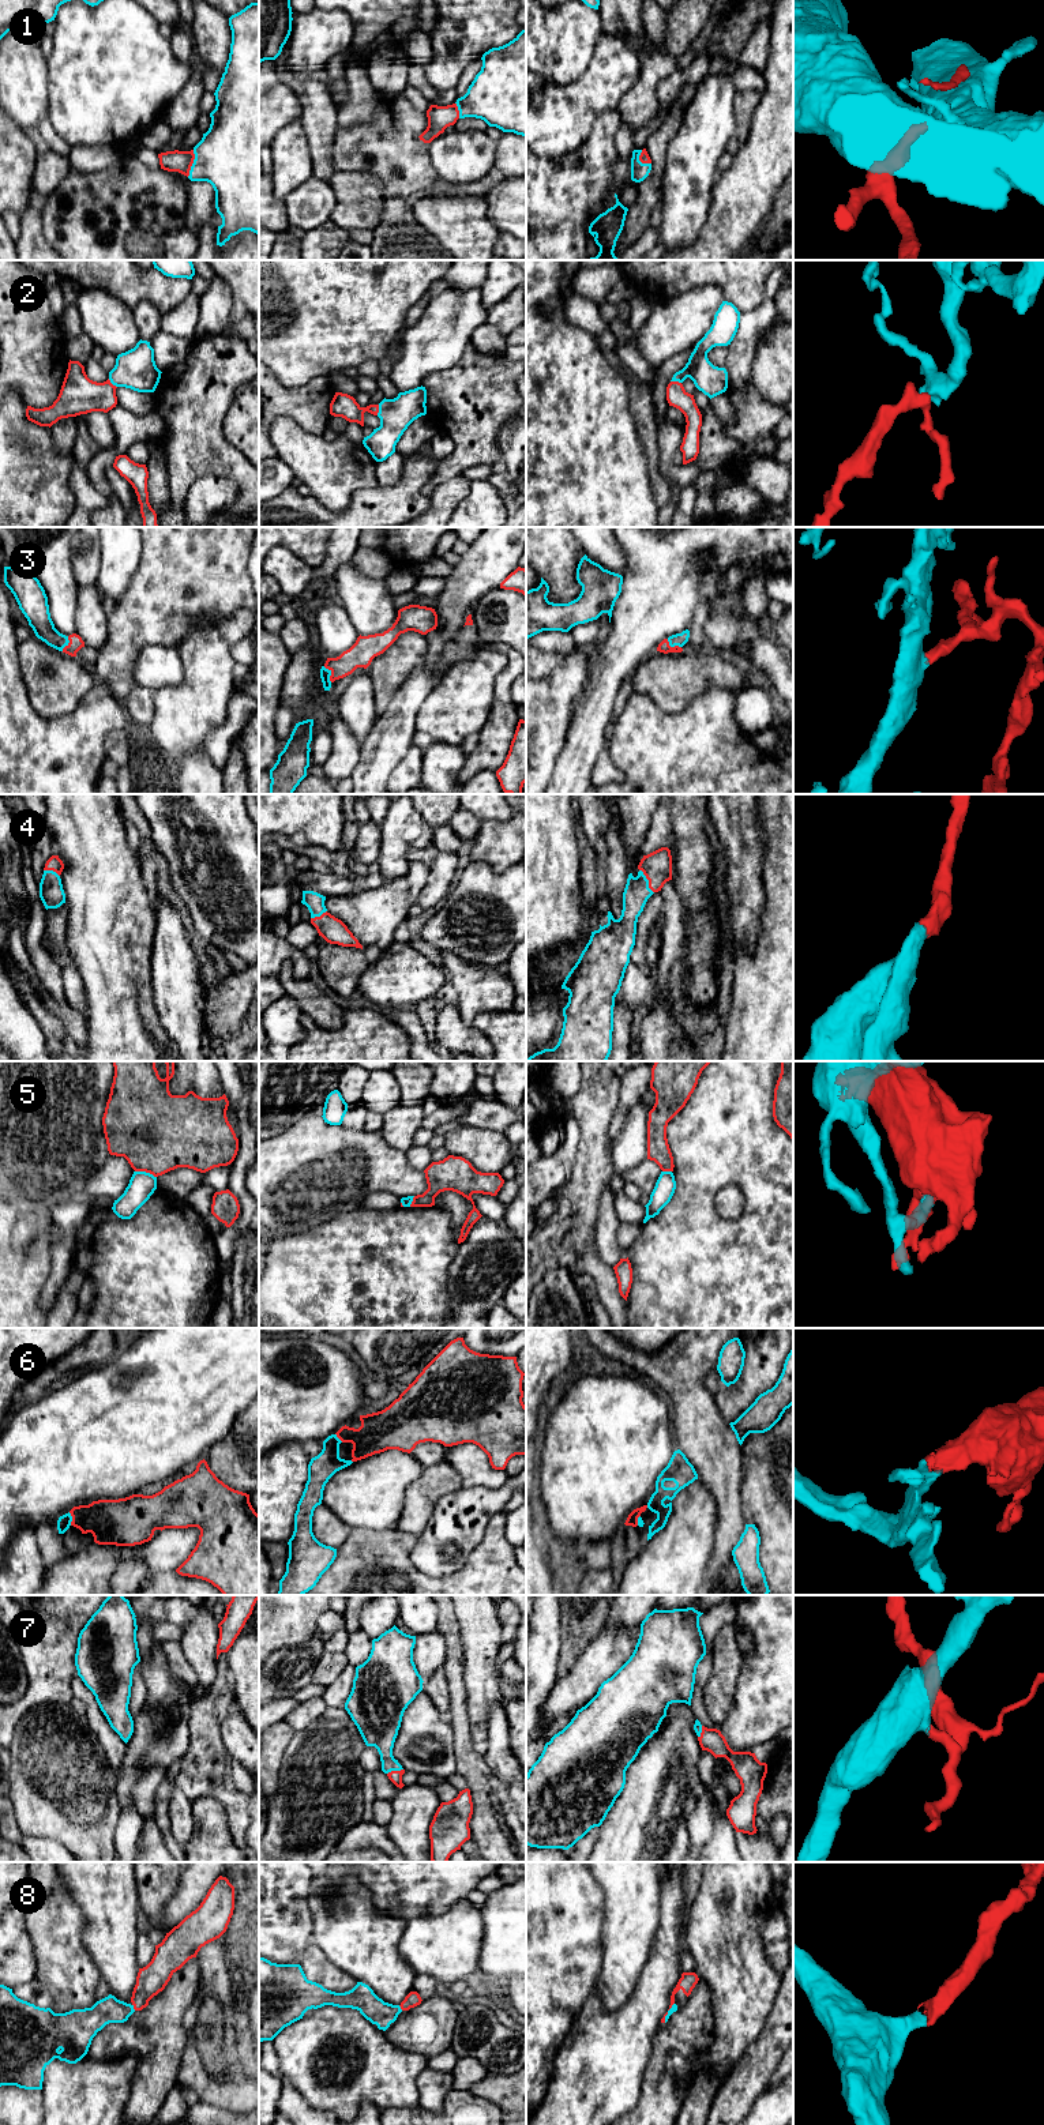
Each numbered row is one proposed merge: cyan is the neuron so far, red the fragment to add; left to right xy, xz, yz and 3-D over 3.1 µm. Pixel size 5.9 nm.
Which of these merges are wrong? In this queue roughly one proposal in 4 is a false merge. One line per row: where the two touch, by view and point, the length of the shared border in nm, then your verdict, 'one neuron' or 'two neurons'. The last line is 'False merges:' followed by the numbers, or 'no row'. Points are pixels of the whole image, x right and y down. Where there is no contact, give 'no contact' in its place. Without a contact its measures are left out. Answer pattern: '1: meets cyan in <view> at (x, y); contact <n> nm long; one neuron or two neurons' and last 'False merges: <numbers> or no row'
1: meets cyan in xy at (192, 164); contact 170 nm long; one neuron
2: meets cyan in xz at (379, 410); contact 70 nm long; one neuron
3: meets cyan in xz at (330, 673); contact 110 nm long; one neuron
4: meets cyan in yz at (648, 882); contact 170 nm long; one neuron
5: meets cyan in xy at (146, 1173); contact 130 nm long; two neurons
6: meets cyan in xy at (71, 1519); contact 80 nm long; one neuron
7: meets cyan in xz at (394, 1770); contact 100 nm long; one neuron
8: meets cyan in xy at (132, 2007); contact 40 nm long; one neuron
False merges: 5

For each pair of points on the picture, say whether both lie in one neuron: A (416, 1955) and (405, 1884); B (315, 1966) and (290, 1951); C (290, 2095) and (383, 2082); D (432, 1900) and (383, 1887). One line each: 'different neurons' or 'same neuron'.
A: different neurons
B: different neurons
C: different neurons
D: same neuron

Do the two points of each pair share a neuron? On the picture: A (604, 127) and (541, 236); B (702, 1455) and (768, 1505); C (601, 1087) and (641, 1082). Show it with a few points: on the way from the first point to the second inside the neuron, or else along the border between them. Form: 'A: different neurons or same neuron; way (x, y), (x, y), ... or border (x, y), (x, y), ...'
A: same neuron; way (597, 154), (585, 175), (551, 209)
B: different neurons; border (742, 1454), (740, 1500), (744, 1518)
C: different neurons; border (622, 1078), (618, 1106), (612, 1116)

